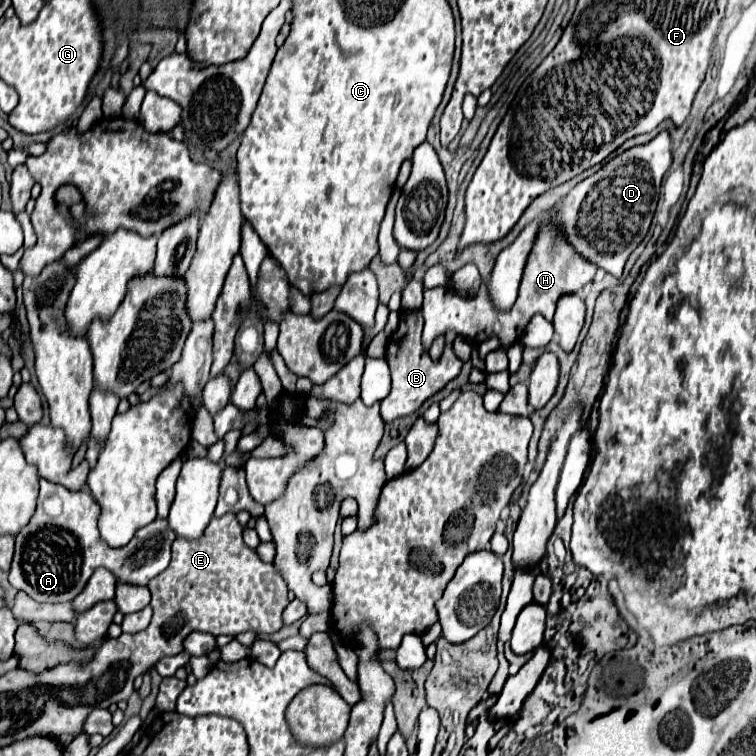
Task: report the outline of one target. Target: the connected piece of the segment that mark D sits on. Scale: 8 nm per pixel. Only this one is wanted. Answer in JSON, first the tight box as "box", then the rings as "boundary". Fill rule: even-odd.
{"box":[556,130,672,278],"boundary":[[[662,130],[656,138],[642,146],[634,146],[620,156],[606,162],[596,174],[578,182],[566,198],[556,206],[558,220],[572,246],[594,260],[600,268],[620,278],[622,268],[632,254],[632,250],[642,242],[650,228],[650,210],[654,214],[658,204],[658,190],[664,172],[672,164],[672,144],[670,132]],[[650,172],[650,174],[646,174]],[[588,198],[588,212],[584,212],[584,202]]]}

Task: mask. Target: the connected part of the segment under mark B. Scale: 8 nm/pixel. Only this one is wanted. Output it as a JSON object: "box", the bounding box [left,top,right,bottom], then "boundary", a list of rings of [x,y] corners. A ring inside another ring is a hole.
{"box":[380,312,462,422],"boundary":[[[406,312],[400,320],[398,330],[390,336],[390,342],[398,344],[398,352],[396,352],[396,358],[392,358],[392,356],[388,358],[390,372],[392,372],[392,390],[382,400],[380,412],[382,412],[384,422],[392,422],[400,416],[408,416],[408,414],[416,412],[424,404],[424,400],[428,400],[432,394],[442,390],[452,378],[456,378],[460,374],[462,360],[454,354],[452,345],[445,345],[440,362],[432,362],[430,356],[422,348],[420,336],[422,336],[422,316],[420,316],[420,312]]]}

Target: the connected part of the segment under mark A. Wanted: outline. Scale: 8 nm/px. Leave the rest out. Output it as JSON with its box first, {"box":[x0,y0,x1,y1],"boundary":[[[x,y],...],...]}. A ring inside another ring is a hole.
{"box":[10,478,176,602],"boundary":[[[40,478],[38,508],[30,524],[16,536],[16,550],[10,570],[10,580],[16,590],[24,590],[36,602],[70,602],[82,592],[92,572],[100,566],[108,568],[118,582],[146,586],[150,578],[158,576],[170,564],[170,546],[176,540],[166,520],[154,520],[140,528],[136,536],[120,548],[102,544],[96,522],[100,506],[88,490],[70,492],[62,484]],[[60,526],[60,528],[48,528]]]}

